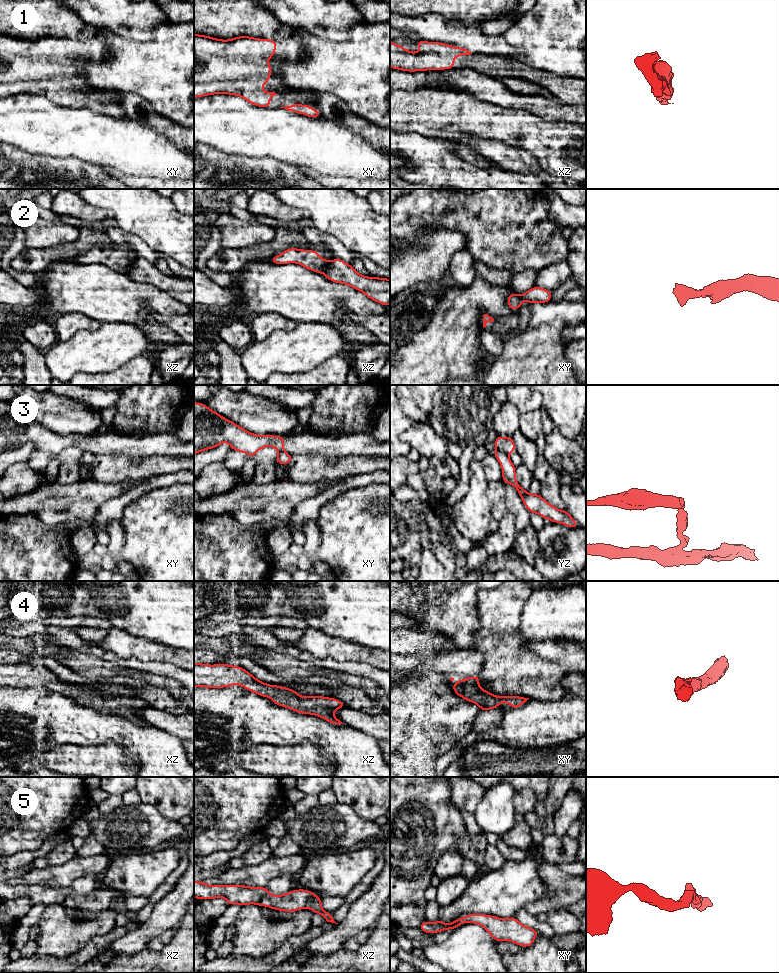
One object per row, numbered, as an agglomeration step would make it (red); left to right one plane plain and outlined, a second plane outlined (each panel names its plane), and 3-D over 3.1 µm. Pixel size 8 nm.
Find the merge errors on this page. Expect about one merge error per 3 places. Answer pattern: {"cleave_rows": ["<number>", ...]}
{"cleave_rows": ["2", "3"]}

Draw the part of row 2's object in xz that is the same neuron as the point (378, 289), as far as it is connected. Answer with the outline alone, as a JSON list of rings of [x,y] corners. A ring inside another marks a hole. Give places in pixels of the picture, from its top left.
[[[334,258],[329,262],[324,275],[330,281],[346,284],[361,291],[369,299],[383,306],[390,304],[390,279],[363,276],[349,263],[339,258]]]

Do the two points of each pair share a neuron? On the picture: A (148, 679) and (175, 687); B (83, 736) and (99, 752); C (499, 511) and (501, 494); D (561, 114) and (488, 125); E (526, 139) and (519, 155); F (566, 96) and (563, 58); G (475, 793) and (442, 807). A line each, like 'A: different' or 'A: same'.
A: same
B: different
C: same
D: different
E: different
F: different
G: different

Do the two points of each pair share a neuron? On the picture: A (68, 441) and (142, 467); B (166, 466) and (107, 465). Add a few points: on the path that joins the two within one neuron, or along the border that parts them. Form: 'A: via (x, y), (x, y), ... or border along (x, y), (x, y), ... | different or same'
A: border along (133, 456), (101, 455), (97, 458) | different
B: via (151, 466), (139, 469), (122, 468) | same

